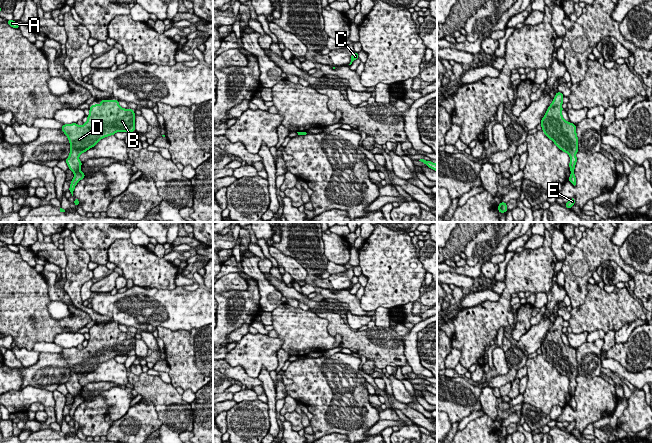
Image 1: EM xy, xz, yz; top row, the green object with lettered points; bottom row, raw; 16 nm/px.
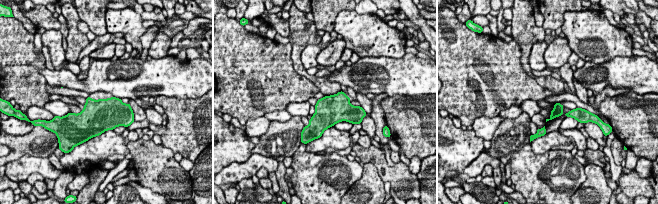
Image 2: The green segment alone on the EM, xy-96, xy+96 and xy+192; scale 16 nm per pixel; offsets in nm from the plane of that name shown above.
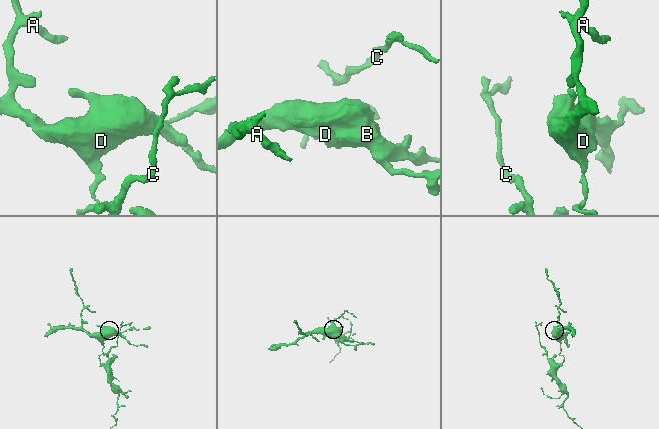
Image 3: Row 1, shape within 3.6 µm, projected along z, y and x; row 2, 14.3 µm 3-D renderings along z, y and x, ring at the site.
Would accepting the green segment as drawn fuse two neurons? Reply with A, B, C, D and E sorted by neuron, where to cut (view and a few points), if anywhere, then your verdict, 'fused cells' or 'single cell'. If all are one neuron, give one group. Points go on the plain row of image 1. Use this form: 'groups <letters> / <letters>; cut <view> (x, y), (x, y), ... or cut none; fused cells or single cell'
groups A B D / C E; cut xy (79, 393), (74, 397); fused cells

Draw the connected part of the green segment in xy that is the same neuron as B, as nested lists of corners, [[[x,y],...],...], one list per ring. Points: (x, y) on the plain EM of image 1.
[[[117,323],[101,324],[99,329],[91,329],[86,347],[82,350],[79,350],[77,347],[64,348],[61,354],[68,361],[70,366],[70,378],[65,385],[69,393],[76,397],[80,394],[82,389],[82,386],[79,384],[79,379],[96,370],[99,364],[114,359],[116,356],[129,357],[135,355],[135,337],[132,333],[122,332]]]

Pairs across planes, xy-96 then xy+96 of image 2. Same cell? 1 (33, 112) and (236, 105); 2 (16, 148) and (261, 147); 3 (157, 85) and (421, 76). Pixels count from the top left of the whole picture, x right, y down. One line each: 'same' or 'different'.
1: different
2: same
3: same

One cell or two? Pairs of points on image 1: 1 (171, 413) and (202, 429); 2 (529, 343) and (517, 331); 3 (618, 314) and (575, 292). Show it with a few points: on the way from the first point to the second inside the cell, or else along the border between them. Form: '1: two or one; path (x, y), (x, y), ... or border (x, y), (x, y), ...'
1: two; border (189, 404), (192, 410), (193, 430)
2: two; border (532, 325), (518, 341)
3: two; border (588, 283), (585, 300), (572, 308)

